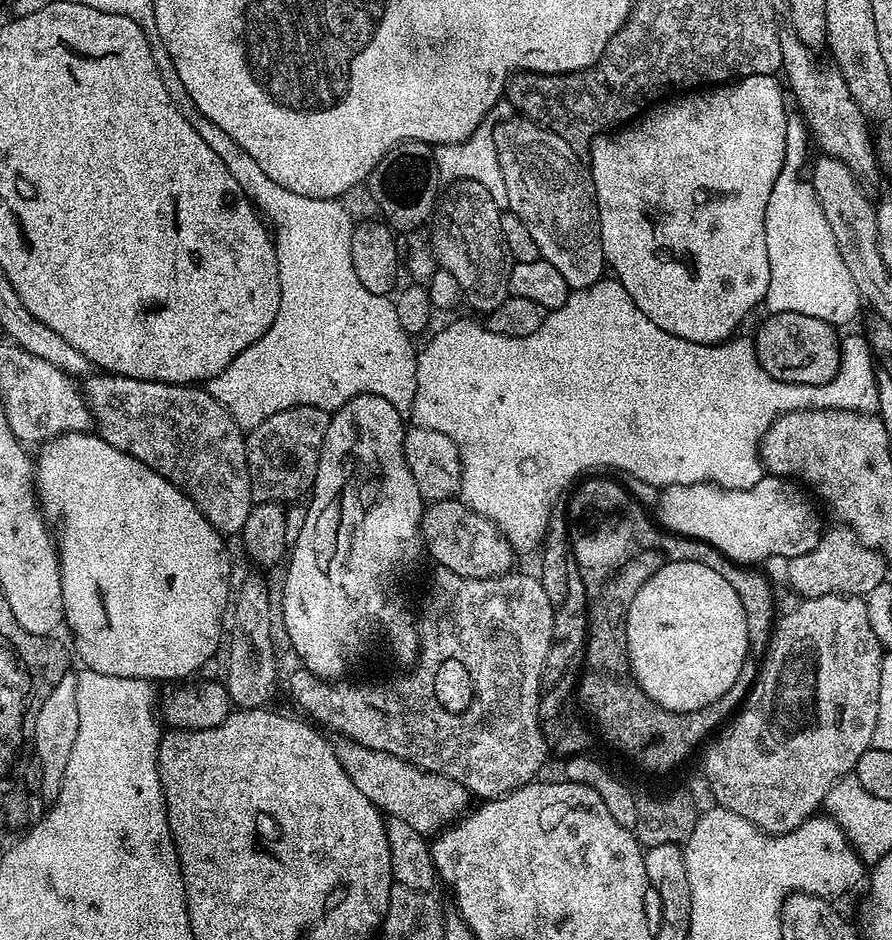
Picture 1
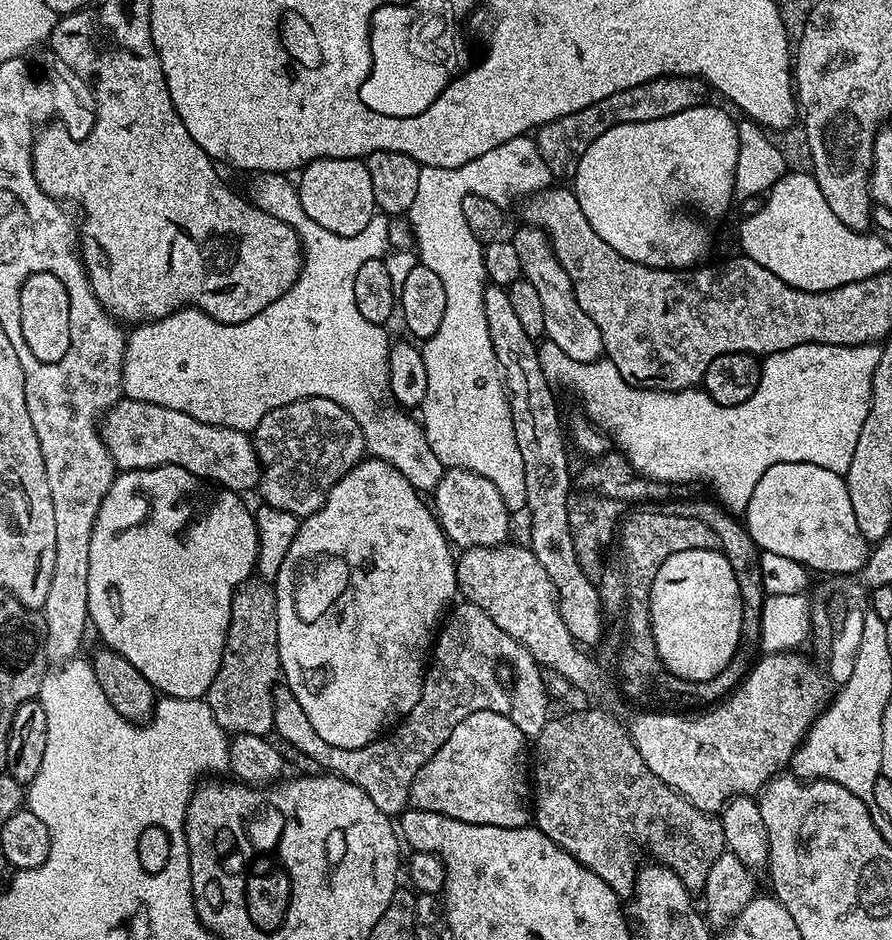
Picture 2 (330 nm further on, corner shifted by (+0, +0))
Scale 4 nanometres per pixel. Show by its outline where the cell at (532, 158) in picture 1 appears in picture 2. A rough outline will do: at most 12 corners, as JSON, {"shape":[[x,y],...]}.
{"shape":[[543,228],[511,237],[538,290],[544,336],[576,362],[604,356]]}

